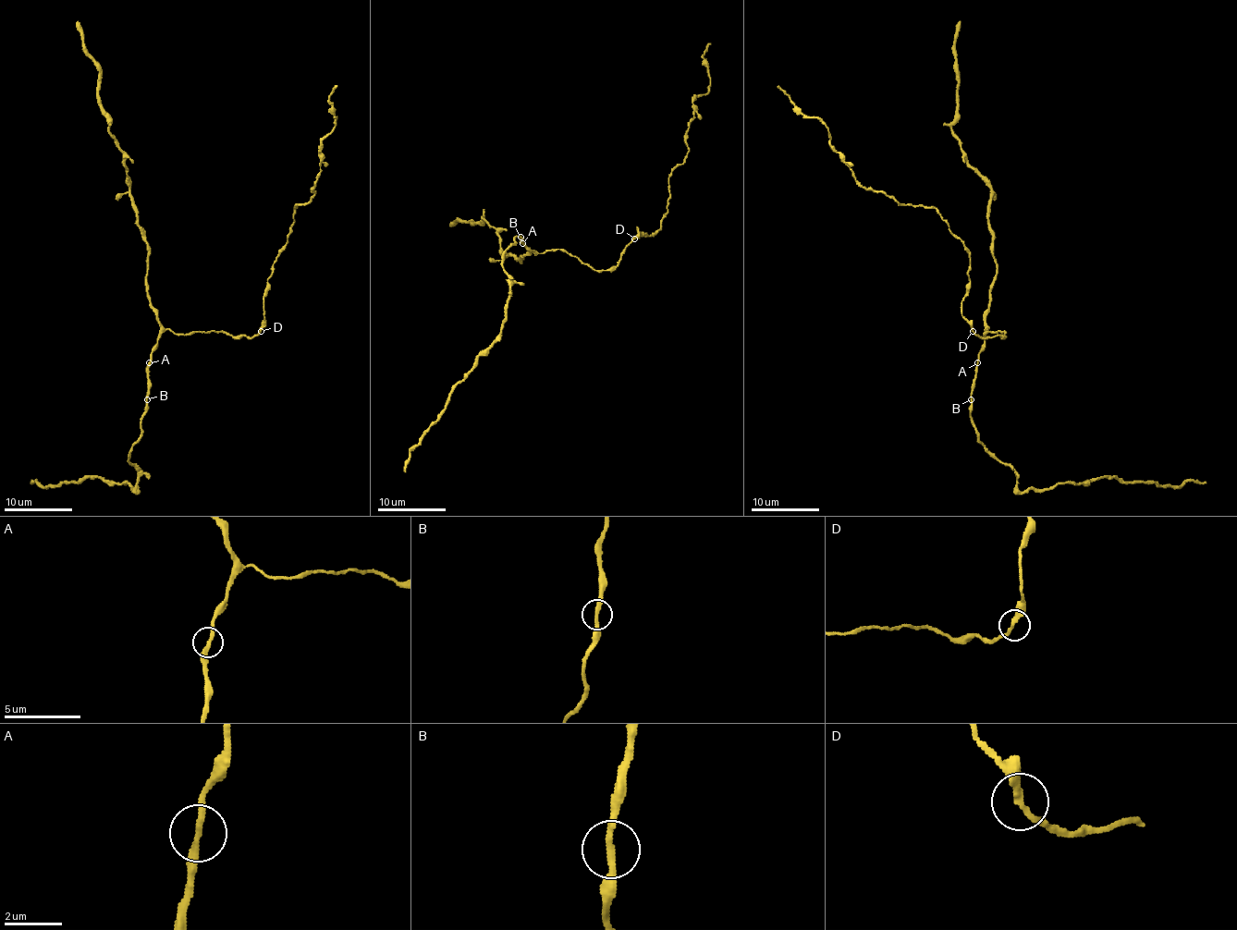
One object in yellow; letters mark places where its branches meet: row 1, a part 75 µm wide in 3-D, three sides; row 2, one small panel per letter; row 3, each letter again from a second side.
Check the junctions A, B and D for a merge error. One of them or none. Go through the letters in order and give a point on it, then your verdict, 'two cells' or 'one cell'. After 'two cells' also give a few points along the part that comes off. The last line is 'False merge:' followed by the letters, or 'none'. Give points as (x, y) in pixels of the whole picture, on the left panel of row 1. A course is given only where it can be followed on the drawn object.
A: place (149, 362); one cell
B: place (147, 399); one cell
D: place (261, 331); one cell
False merge: none

